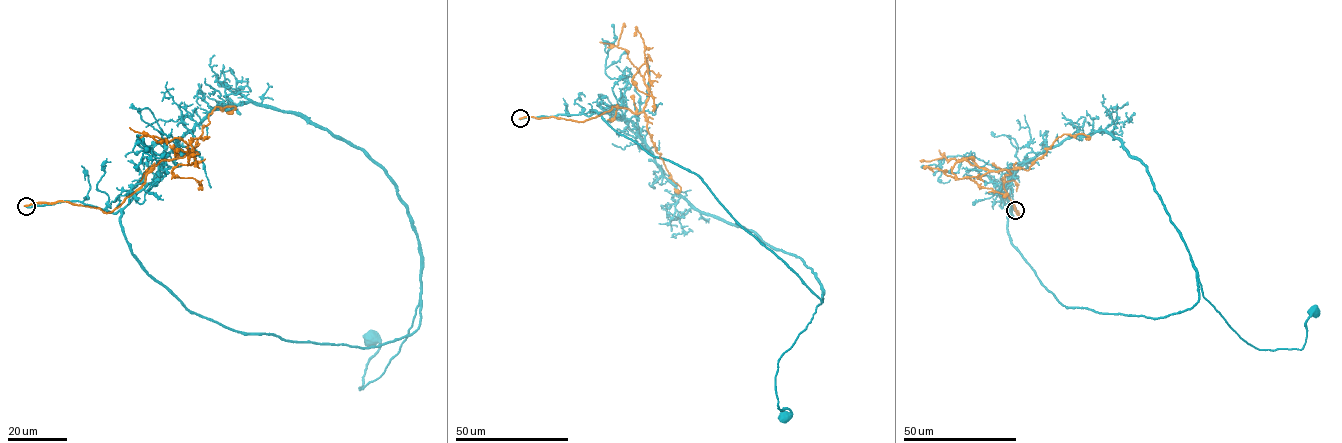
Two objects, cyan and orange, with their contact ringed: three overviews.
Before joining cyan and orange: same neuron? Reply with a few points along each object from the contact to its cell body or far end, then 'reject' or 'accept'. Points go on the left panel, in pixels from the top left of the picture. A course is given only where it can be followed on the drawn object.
cyan runs (26, 206), (119, 210), (149, 274), (243, 333), (376, 347), (418, 328), (420, 296), (359, 389), (369, 340); orange runs (26, 206), (70, 202), (110, 212), (160, 161), (187, 153), (194, 162), (178, 164), (171, 172), (198, 183); reject

